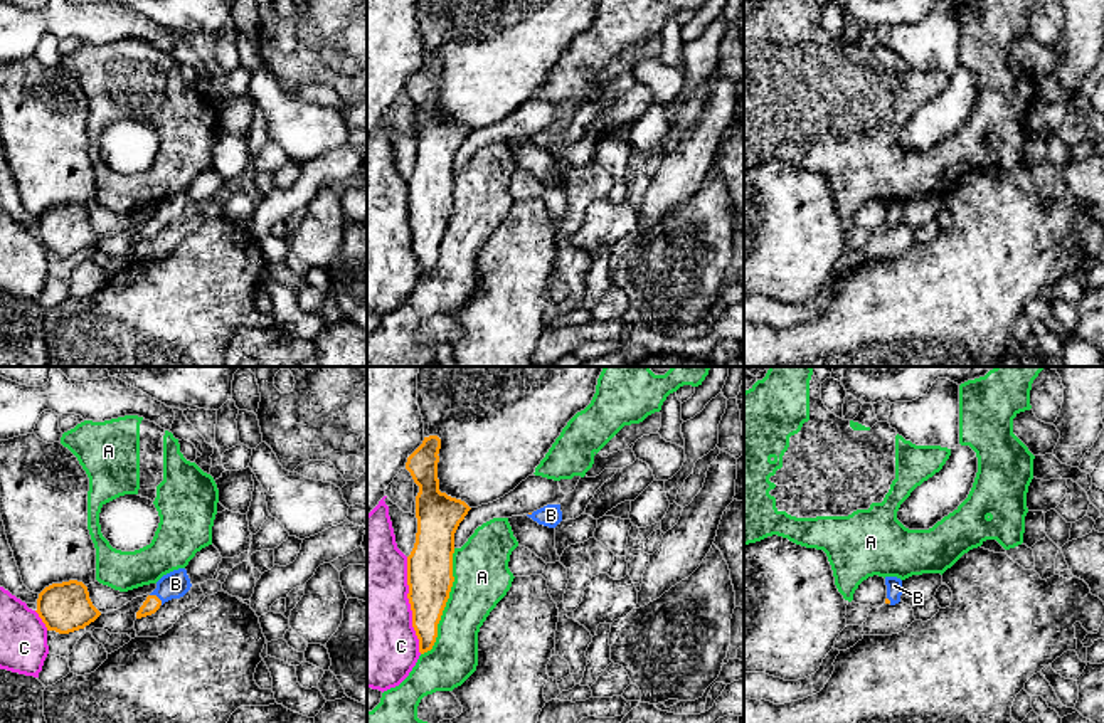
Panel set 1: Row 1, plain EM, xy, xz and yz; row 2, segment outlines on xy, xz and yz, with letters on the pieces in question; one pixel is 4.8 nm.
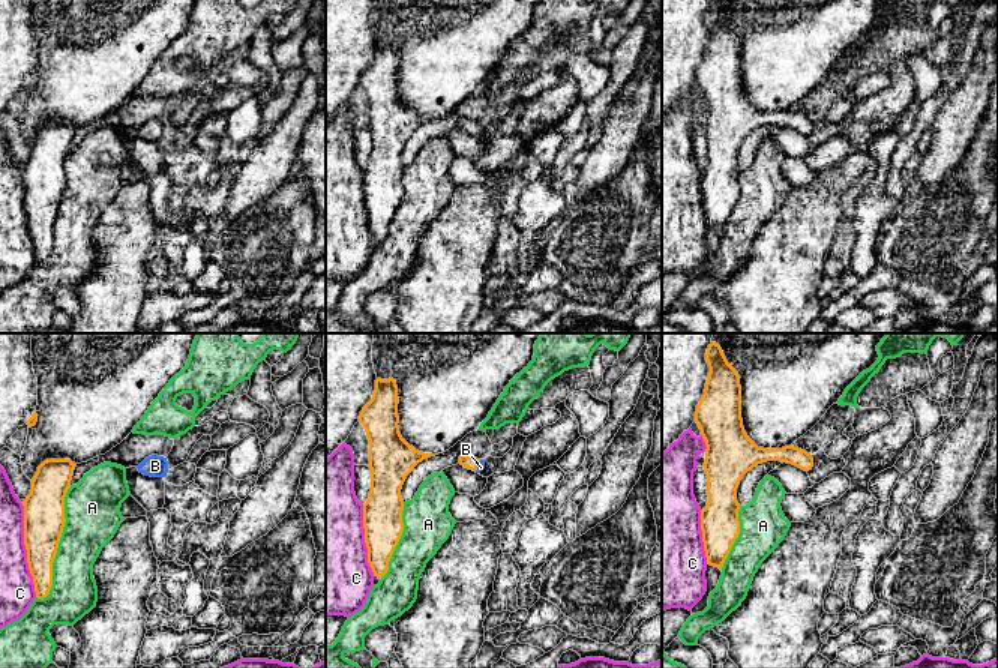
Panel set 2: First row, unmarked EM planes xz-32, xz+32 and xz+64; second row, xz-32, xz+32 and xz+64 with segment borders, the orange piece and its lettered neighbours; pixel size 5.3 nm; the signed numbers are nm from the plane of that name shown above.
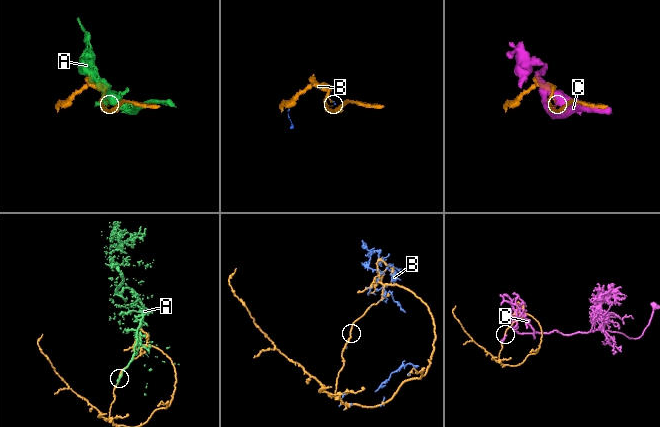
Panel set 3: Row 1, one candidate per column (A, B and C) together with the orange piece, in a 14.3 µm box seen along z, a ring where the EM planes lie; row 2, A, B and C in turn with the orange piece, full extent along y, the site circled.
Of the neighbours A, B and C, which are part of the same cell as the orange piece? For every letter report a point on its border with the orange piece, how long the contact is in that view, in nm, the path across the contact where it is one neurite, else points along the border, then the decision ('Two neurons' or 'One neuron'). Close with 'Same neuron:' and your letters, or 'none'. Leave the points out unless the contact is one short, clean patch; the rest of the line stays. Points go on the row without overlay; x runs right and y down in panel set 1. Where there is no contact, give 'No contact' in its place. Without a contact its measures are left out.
A: Touches orange at xz (445, 227). Shared border 550 nm. Two neurons
B: Touches orange at xy (157, 221). Shared border 80 nm. One neuron
C: Touches orange at xz (411, 229). Shared border 460 nm. Two neurons
Same neuron: B

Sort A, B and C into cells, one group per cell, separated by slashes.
A / B / C

